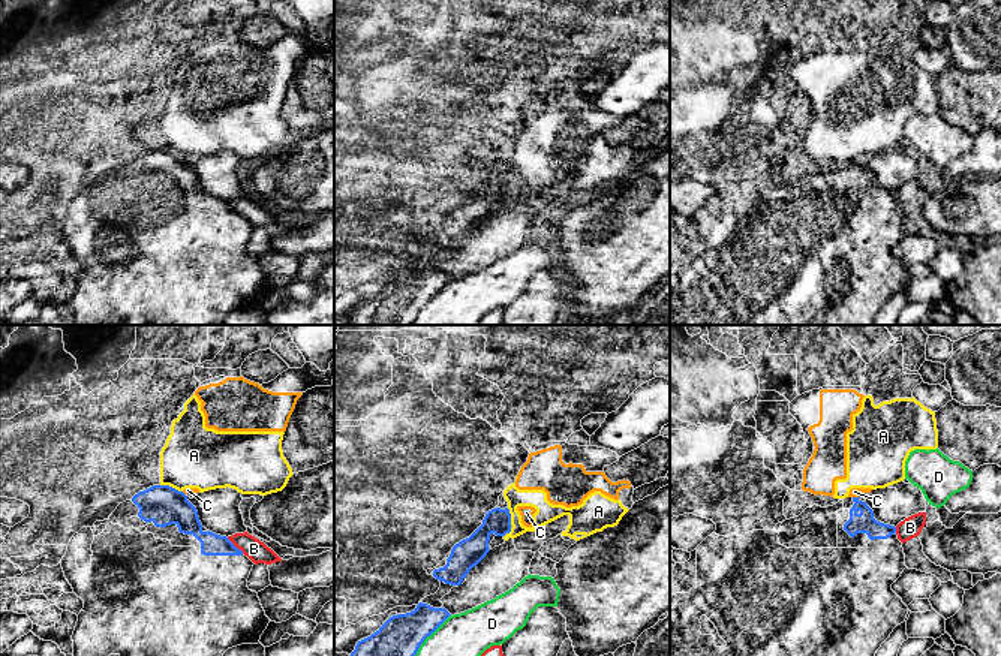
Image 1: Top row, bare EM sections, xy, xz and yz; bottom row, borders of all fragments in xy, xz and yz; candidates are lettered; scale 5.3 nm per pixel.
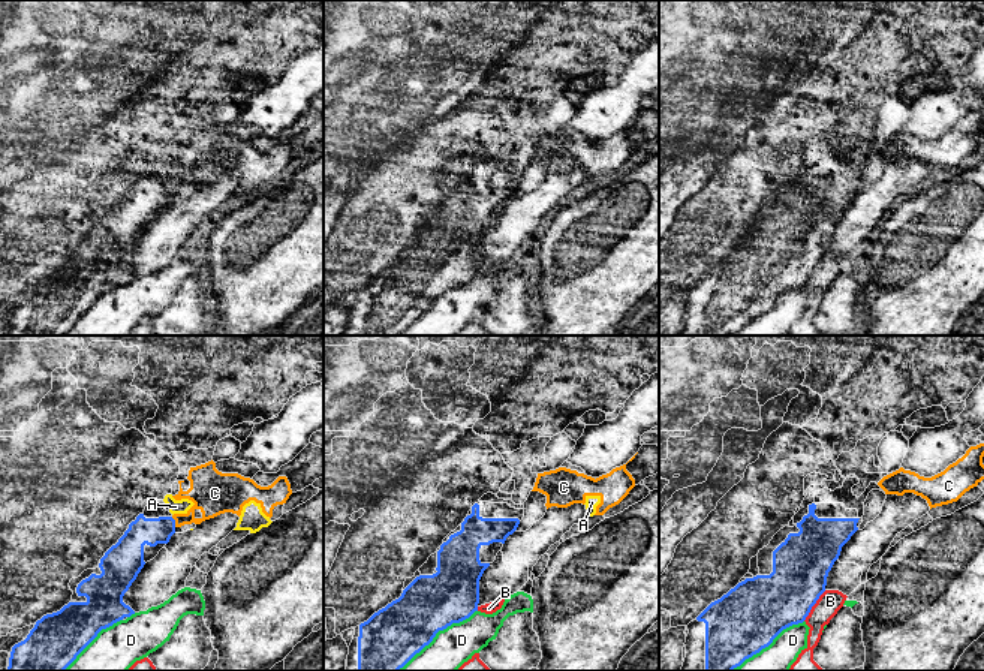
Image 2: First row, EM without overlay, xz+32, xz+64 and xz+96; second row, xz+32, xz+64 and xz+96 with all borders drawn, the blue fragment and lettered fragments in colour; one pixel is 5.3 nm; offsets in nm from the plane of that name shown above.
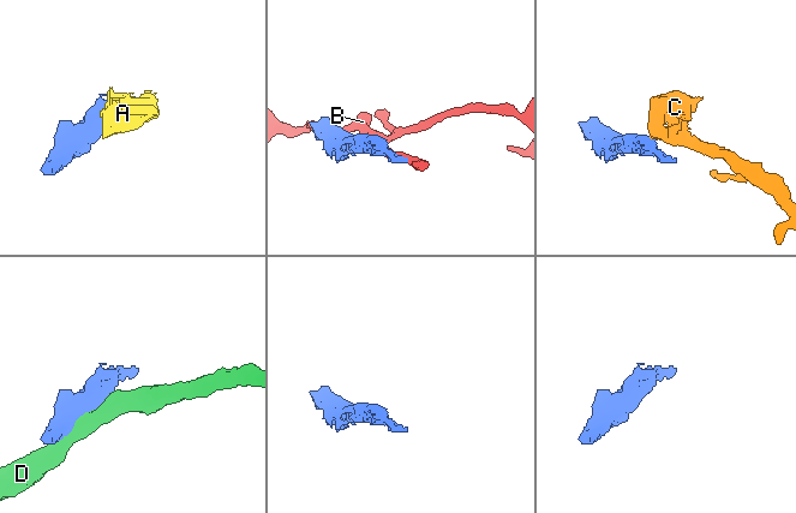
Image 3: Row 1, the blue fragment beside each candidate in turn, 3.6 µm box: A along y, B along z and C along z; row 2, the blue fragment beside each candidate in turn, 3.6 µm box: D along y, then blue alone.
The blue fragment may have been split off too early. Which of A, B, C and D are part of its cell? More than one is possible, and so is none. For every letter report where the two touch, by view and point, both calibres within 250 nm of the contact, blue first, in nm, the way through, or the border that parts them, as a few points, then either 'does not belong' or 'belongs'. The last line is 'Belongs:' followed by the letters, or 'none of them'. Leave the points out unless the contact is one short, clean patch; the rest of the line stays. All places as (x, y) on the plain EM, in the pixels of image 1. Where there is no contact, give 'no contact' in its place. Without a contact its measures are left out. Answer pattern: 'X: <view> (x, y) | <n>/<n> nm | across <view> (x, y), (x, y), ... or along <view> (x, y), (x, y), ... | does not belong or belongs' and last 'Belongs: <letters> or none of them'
A: xz (510, 187) | 150/110 nm | along xz (508, 172), (511, 193), (504, 201) | does not belong
B: xy (236, 211) | 120/110 nm | does not belong
C: yz (856, 162) | 110/50 nm | along yz (853, 161), (857, 162) | does not belong
D: xz (427, 300) | 280/320 nm | does not belong
Belongs: none of them

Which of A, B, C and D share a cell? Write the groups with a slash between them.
A C / B / D

